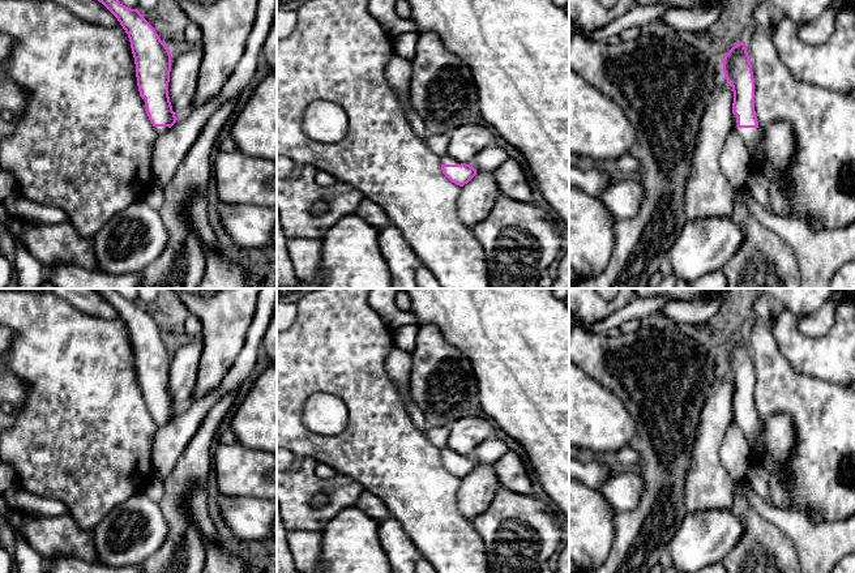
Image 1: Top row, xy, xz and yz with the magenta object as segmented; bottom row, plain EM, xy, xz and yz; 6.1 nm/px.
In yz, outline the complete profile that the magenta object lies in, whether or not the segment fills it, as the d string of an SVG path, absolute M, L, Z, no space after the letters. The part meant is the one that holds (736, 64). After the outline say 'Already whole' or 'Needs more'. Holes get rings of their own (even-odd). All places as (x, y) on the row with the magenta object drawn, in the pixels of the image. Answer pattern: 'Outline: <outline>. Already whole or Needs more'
Outline: M744 42L734 46L724 55L723 72L734 91L732 129L744 138L751 164L756 164L760 129L754 111L754 78Z. Needs more

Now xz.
Outline: M449 155L441 158L441 170L452 183L459 187L467 184L476 175L476 170L473 166L461 163Z. Needs more

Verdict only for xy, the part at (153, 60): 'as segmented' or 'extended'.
extended

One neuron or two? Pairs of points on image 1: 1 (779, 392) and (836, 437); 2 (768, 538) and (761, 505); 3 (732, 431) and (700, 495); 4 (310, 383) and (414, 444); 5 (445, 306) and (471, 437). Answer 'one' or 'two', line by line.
1: one
2: two
3: two
4: one
5: two

